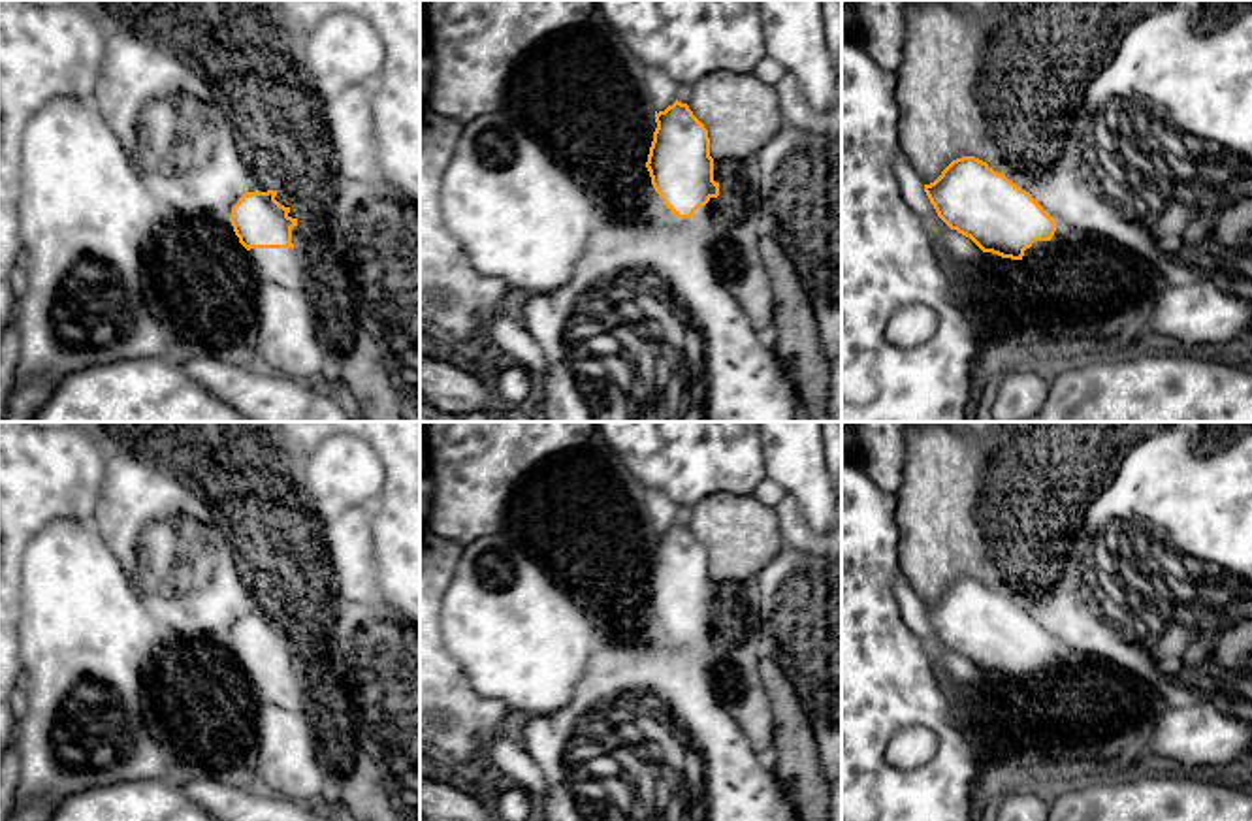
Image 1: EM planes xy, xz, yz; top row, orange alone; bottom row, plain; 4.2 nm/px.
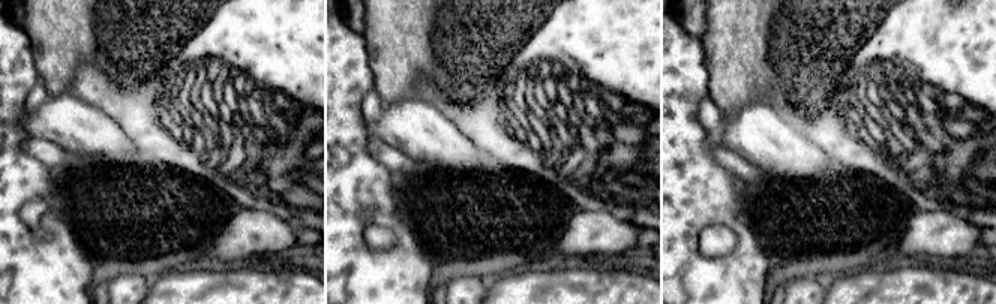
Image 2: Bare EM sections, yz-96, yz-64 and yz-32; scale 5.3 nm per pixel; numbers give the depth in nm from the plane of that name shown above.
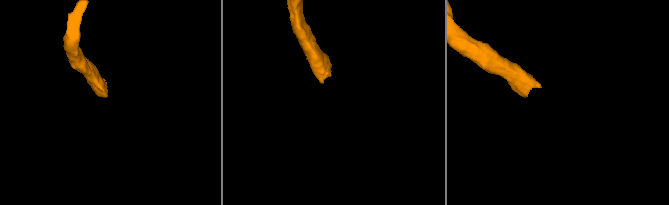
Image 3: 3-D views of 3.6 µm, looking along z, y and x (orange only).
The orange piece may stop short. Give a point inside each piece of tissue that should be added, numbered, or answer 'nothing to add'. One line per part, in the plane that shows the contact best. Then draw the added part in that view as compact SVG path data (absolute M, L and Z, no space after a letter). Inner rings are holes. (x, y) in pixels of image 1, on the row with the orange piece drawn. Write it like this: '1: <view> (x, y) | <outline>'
1: xy (281, 266) | M250 249L247 254L260 279L294 290L307 286L294 249Z

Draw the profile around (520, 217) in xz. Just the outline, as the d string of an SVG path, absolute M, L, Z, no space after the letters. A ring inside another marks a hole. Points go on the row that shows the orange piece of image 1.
M505 107L463 124L463 134L442 175L441 209L474 269L505 281L516 294L542 294L565 286L586 252L587 235L595 224L586 186L559 166Z

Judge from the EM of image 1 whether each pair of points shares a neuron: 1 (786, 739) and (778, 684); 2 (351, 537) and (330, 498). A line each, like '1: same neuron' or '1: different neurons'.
1: same neuron
2: different neurons

